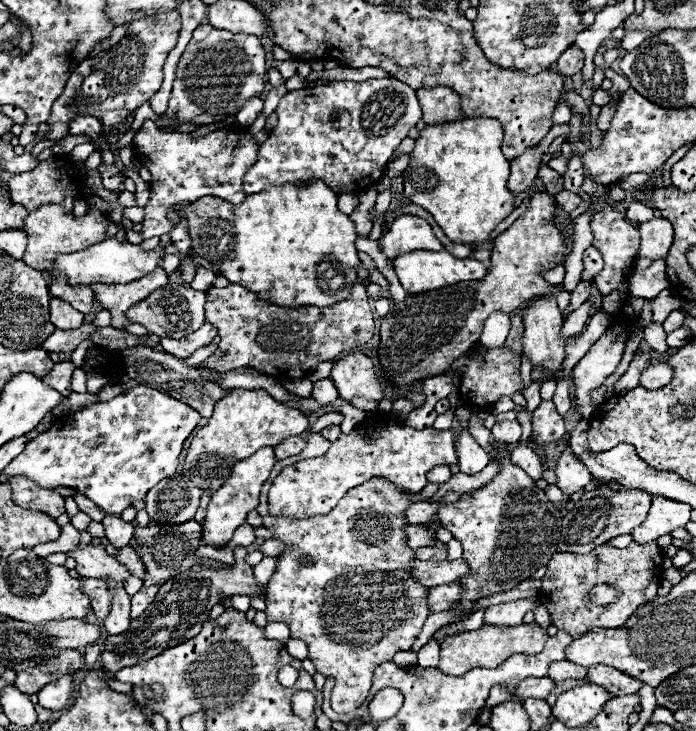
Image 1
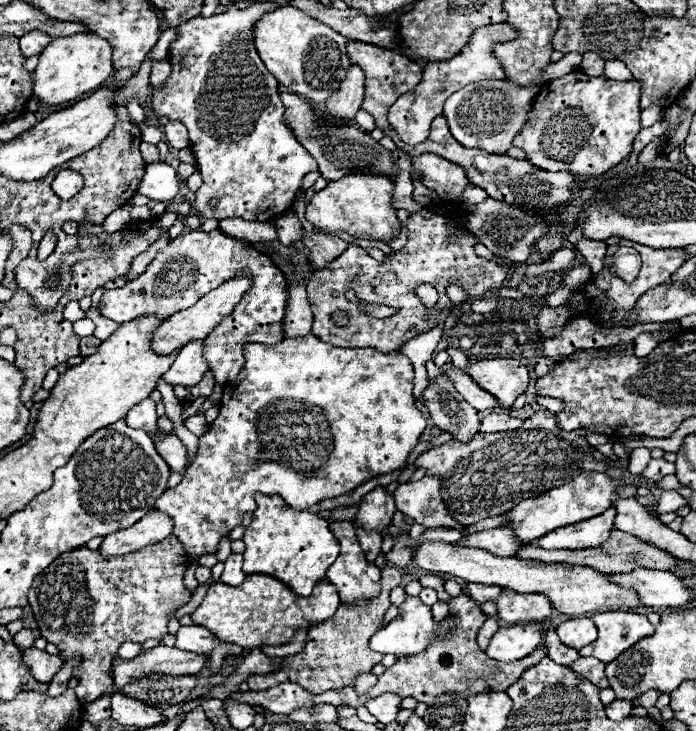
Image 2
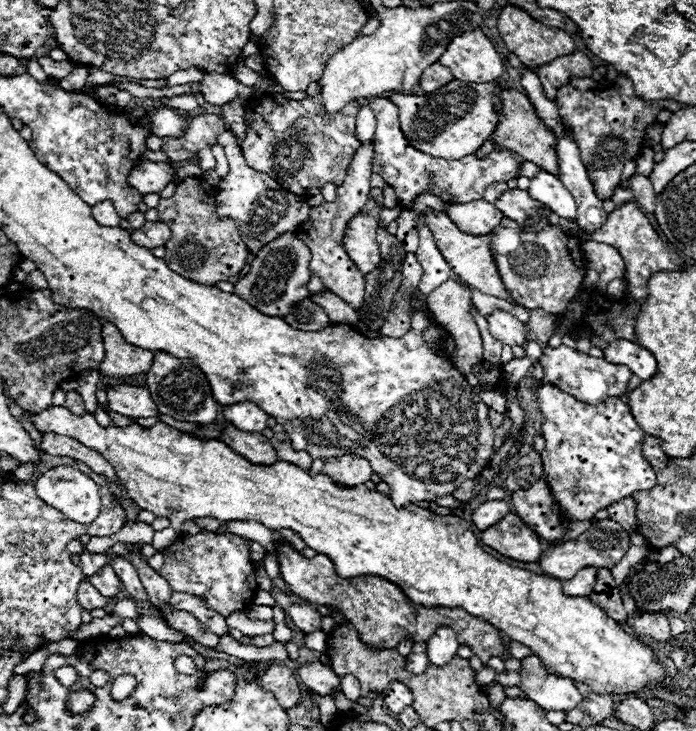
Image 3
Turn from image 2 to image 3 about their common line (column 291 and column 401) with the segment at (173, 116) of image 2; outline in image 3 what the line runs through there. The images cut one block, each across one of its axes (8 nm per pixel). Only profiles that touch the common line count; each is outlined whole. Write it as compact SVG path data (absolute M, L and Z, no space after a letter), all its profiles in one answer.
M374 98L368 104L376 116L376 132L372 138L374 146L374 160L372 168L376 174L384 178L388 186L396 190L398 202L404 210L412 210L414 202L420 194L432 194L438 196L442 202L454 204L454 202L472 202L482 200L484 190L494 182L508 182L510 178L516 178L518 174L518 162L512 158L508 150L492 150L486 158L478 158L476 154L470 154L462 160L442 160L434 158L430 154L422 154L414 146L408 144L400 130L398 122L398 108L388 98Z

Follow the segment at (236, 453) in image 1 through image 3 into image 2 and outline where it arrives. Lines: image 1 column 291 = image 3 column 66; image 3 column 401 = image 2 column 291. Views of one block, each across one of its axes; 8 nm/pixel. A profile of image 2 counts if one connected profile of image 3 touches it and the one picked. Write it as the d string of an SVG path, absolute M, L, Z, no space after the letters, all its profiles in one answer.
M258 496L252 524L244 530L244 566L246 574L266 574L278 578L300 596L308 596L312 588L326 576L328 566L338 558L340 546L330 530L330 522L308 510L292 510L280 496Z

